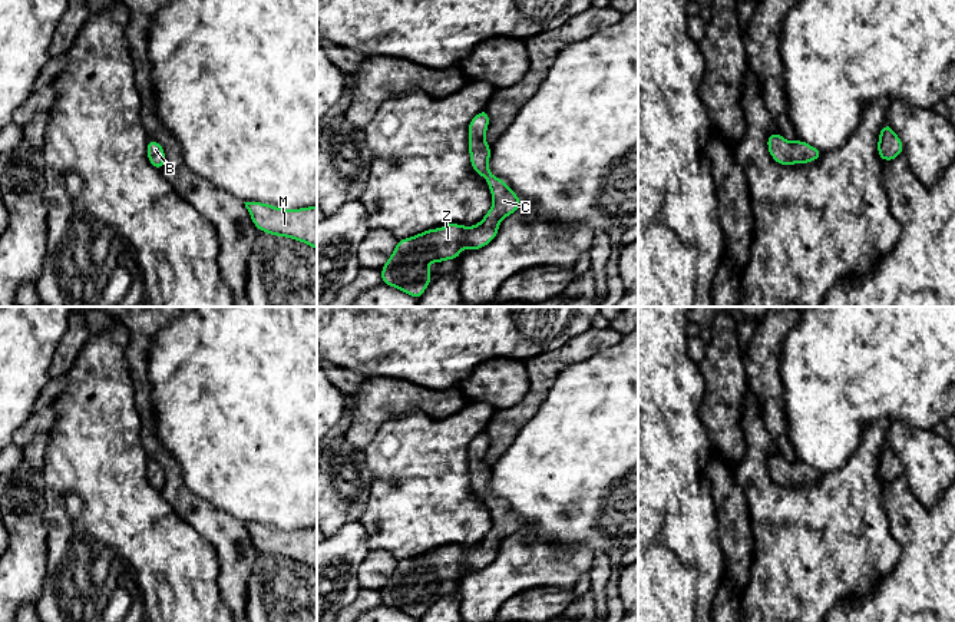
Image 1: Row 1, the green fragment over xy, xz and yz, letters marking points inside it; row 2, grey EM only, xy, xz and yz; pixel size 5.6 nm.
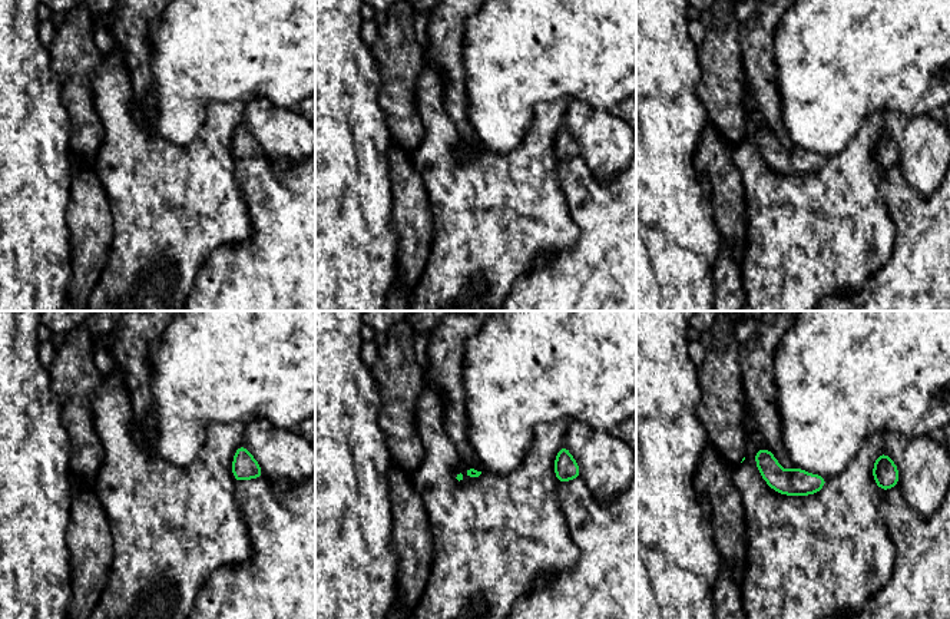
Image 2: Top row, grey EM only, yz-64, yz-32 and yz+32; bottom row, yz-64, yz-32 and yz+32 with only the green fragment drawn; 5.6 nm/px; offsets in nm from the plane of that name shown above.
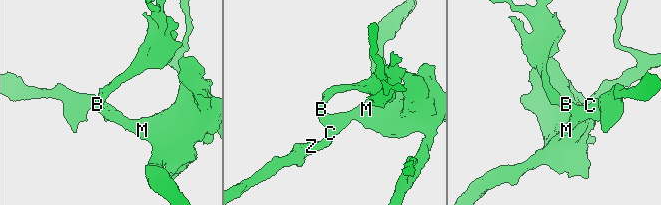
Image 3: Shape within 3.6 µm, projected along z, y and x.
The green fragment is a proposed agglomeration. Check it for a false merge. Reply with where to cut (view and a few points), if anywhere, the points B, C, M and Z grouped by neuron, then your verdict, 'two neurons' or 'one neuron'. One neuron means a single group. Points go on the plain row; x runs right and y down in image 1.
no cut | B C M Z | one neuron

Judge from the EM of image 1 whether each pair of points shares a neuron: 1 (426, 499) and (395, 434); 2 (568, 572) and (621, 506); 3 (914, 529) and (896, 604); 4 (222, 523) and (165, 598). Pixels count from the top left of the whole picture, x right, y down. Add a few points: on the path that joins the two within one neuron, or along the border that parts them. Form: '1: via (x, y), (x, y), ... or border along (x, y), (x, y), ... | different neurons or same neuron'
1: via (420, 483), (419, 465), (409, 450) | same neuron
2: border along (554, 543), (592, 551) | different neurons
3: via (914, 548), (914, 585) | same neuron
4: border along (182, 519), (214, 548), (221, 572) | different neurons

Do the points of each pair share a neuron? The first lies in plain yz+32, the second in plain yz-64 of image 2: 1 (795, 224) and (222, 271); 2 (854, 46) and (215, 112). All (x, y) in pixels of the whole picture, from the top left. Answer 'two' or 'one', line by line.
1: two
2: two

